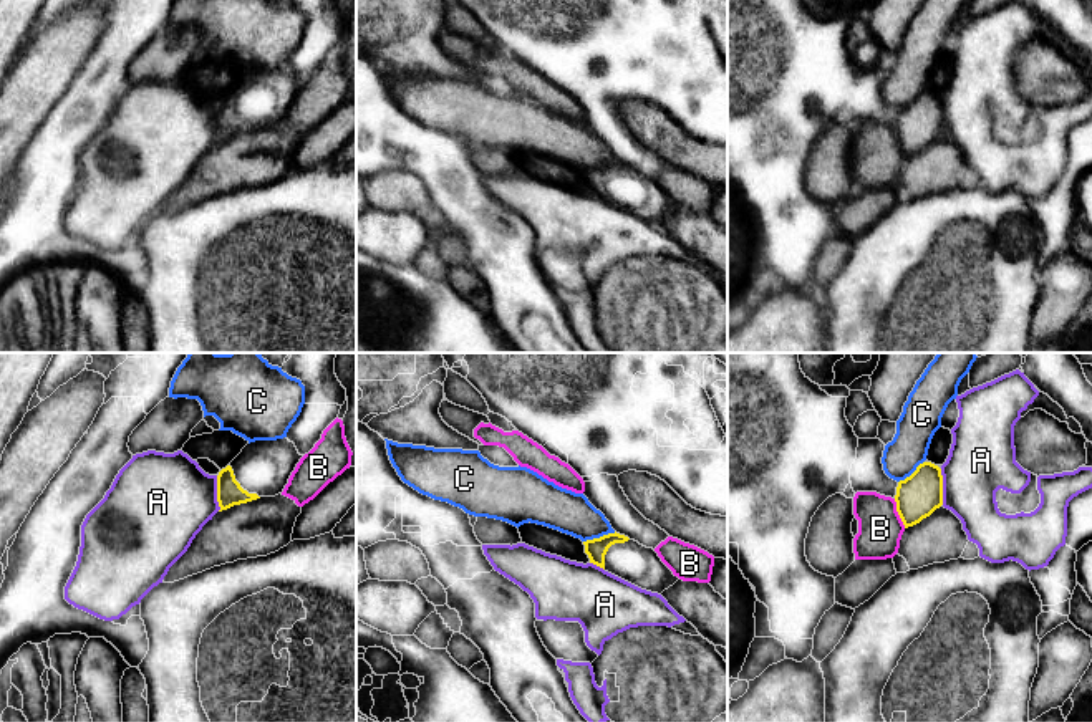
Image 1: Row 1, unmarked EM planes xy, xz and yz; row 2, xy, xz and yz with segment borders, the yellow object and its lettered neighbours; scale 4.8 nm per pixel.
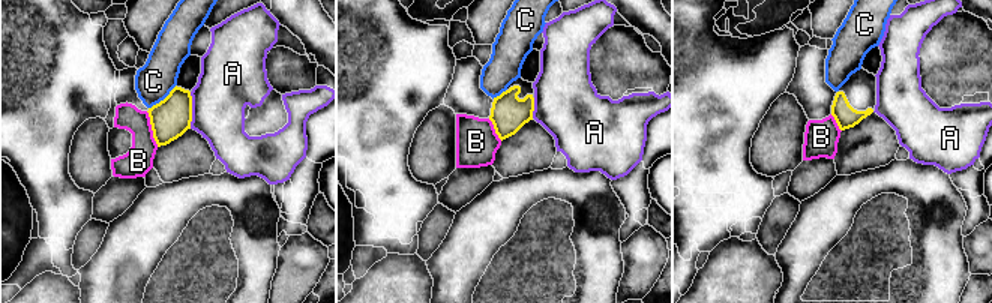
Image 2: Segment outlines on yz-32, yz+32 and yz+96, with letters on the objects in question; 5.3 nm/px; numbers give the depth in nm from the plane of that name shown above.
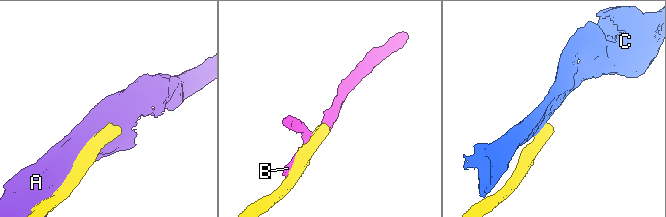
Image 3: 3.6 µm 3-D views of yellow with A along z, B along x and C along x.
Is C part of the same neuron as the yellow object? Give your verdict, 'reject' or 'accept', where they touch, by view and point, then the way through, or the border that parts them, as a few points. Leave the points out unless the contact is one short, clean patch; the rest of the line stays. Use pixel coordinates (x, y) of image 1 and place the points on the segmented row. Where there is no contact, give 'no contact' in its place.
reject; meets yellow in xz at (600, 537); border along xz (615, 532), (584, 542)

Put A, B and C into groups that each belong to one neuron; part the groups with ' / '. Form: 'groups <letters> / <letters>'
groups A / B / C

